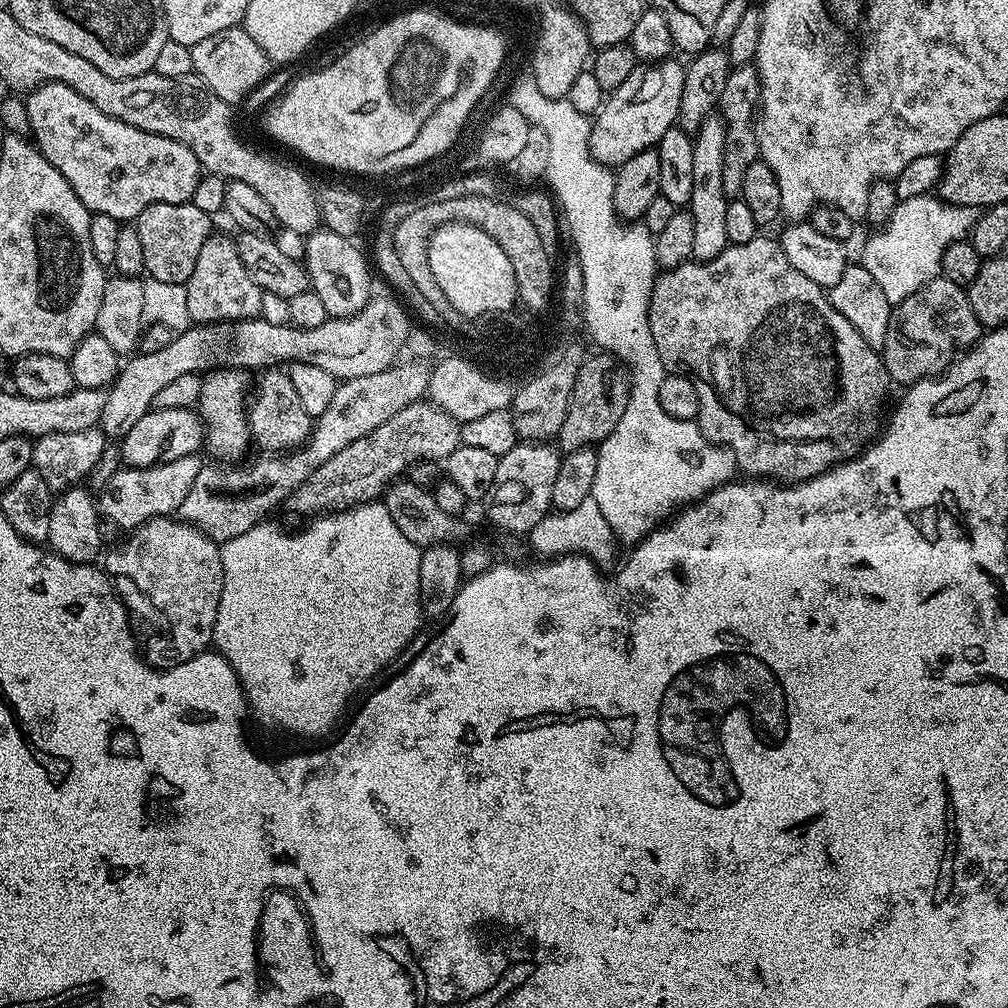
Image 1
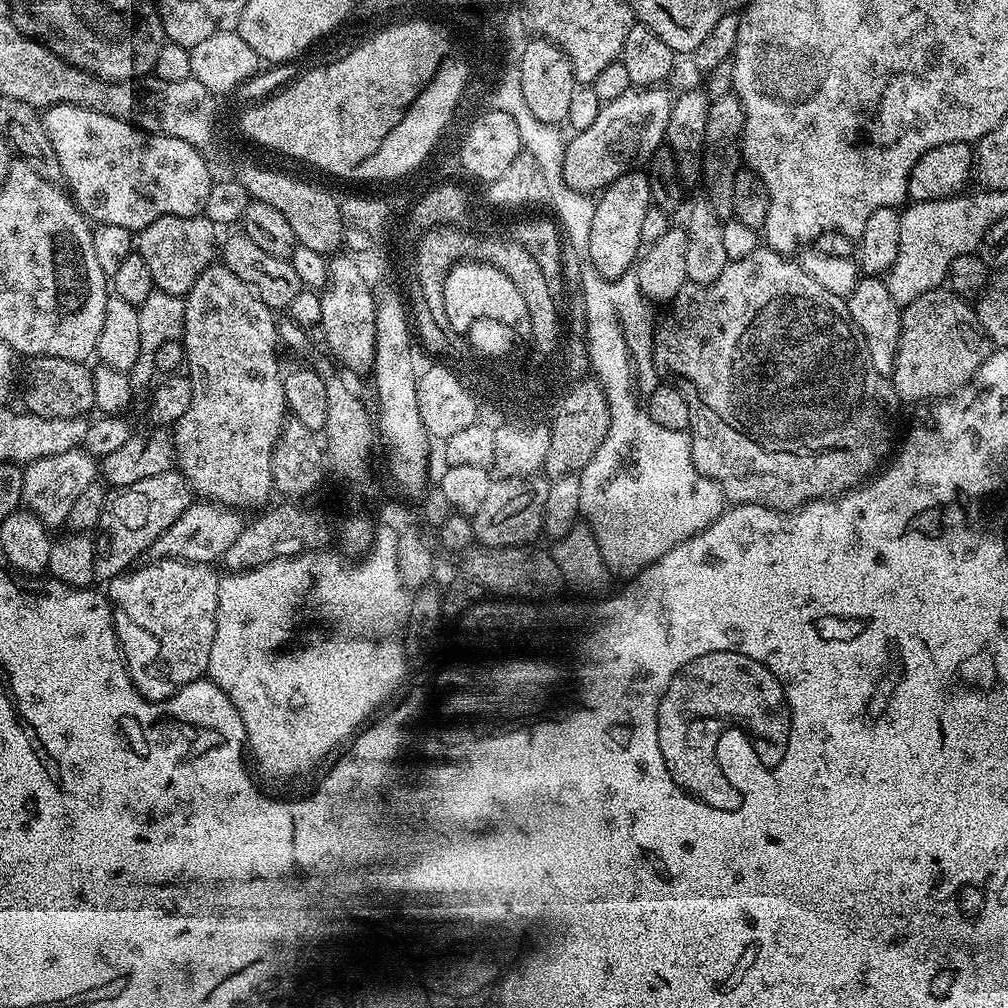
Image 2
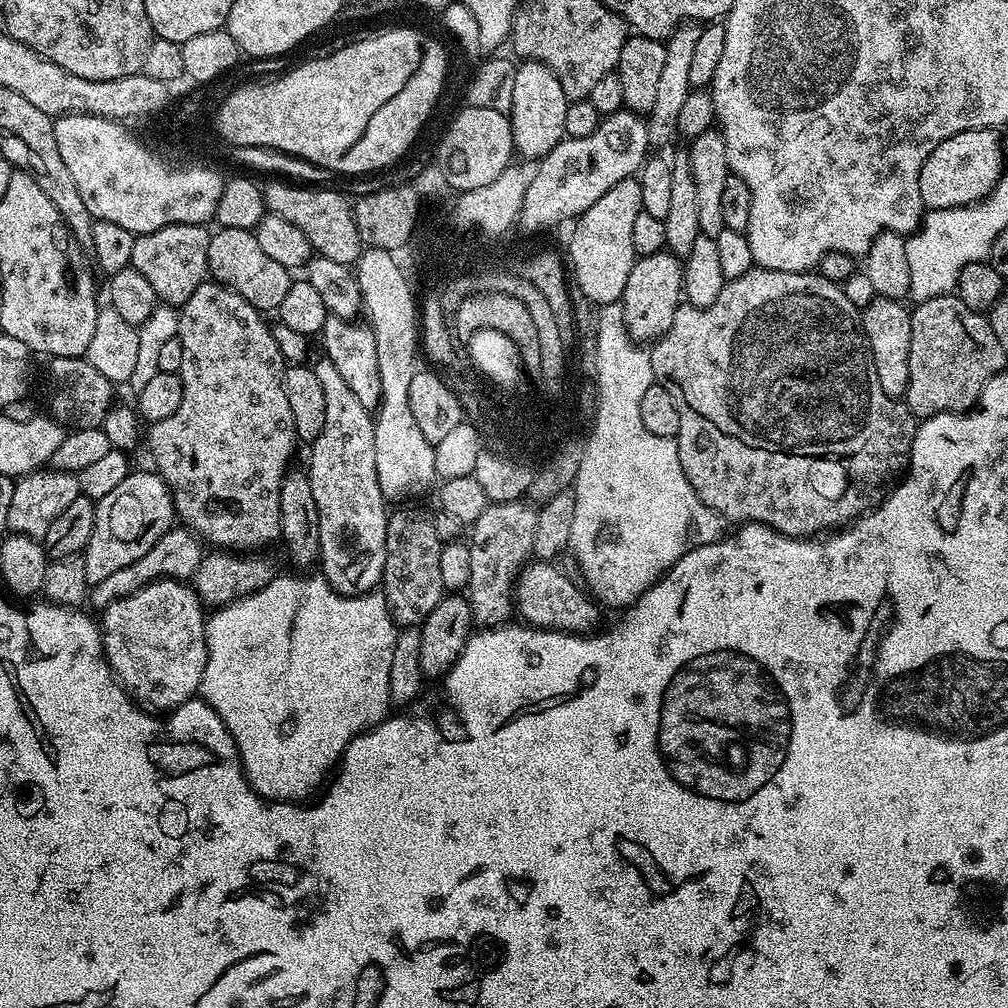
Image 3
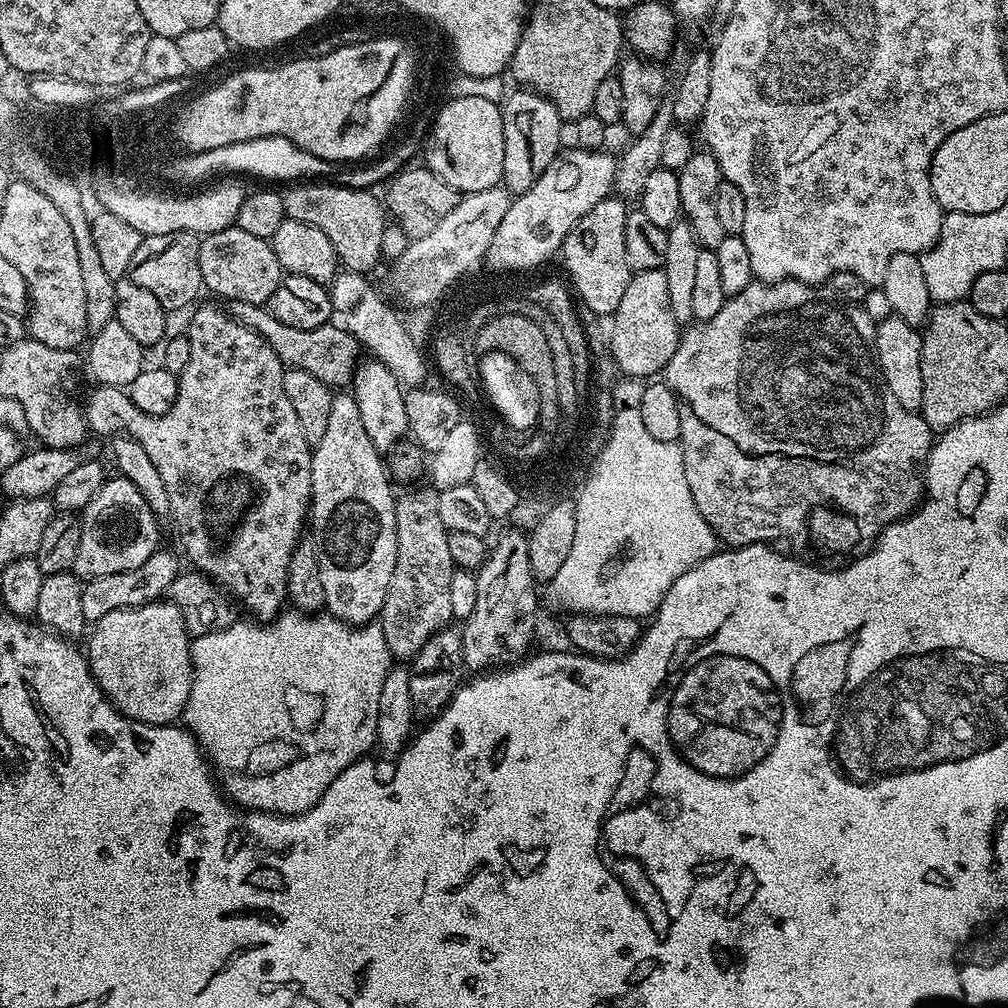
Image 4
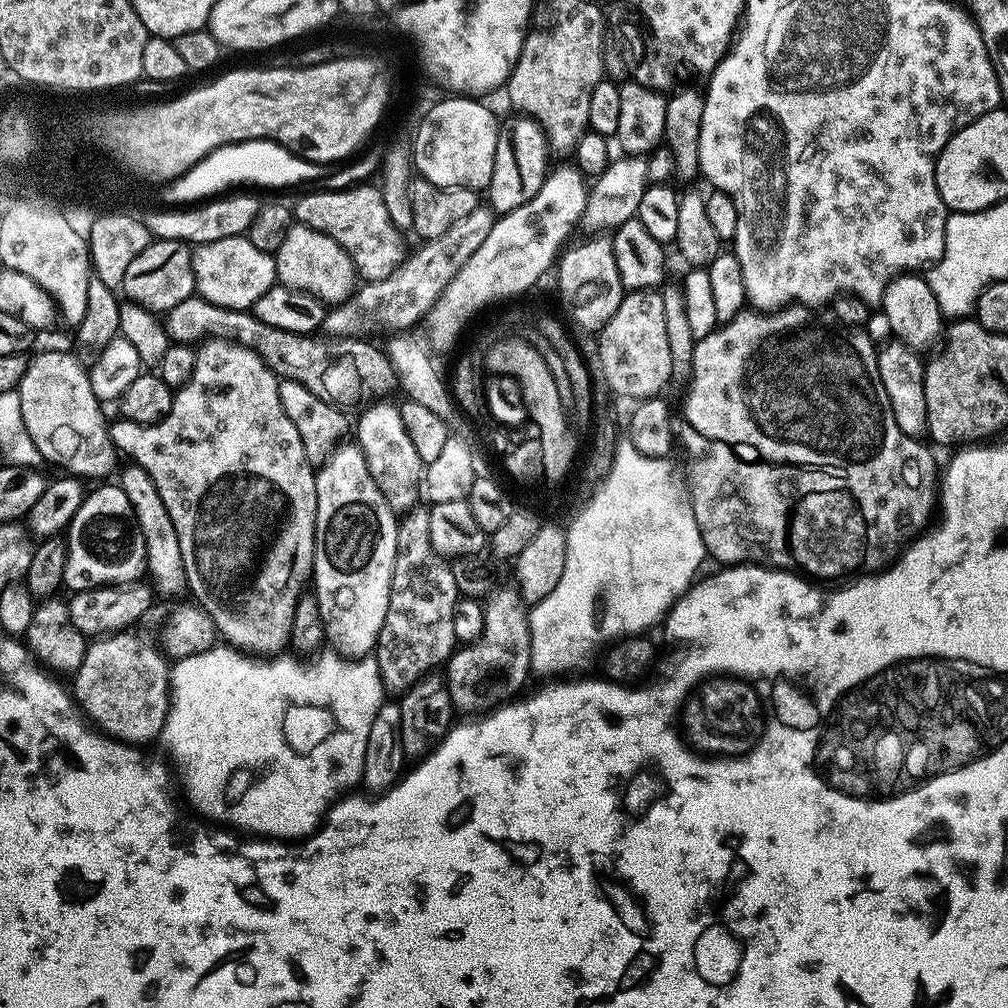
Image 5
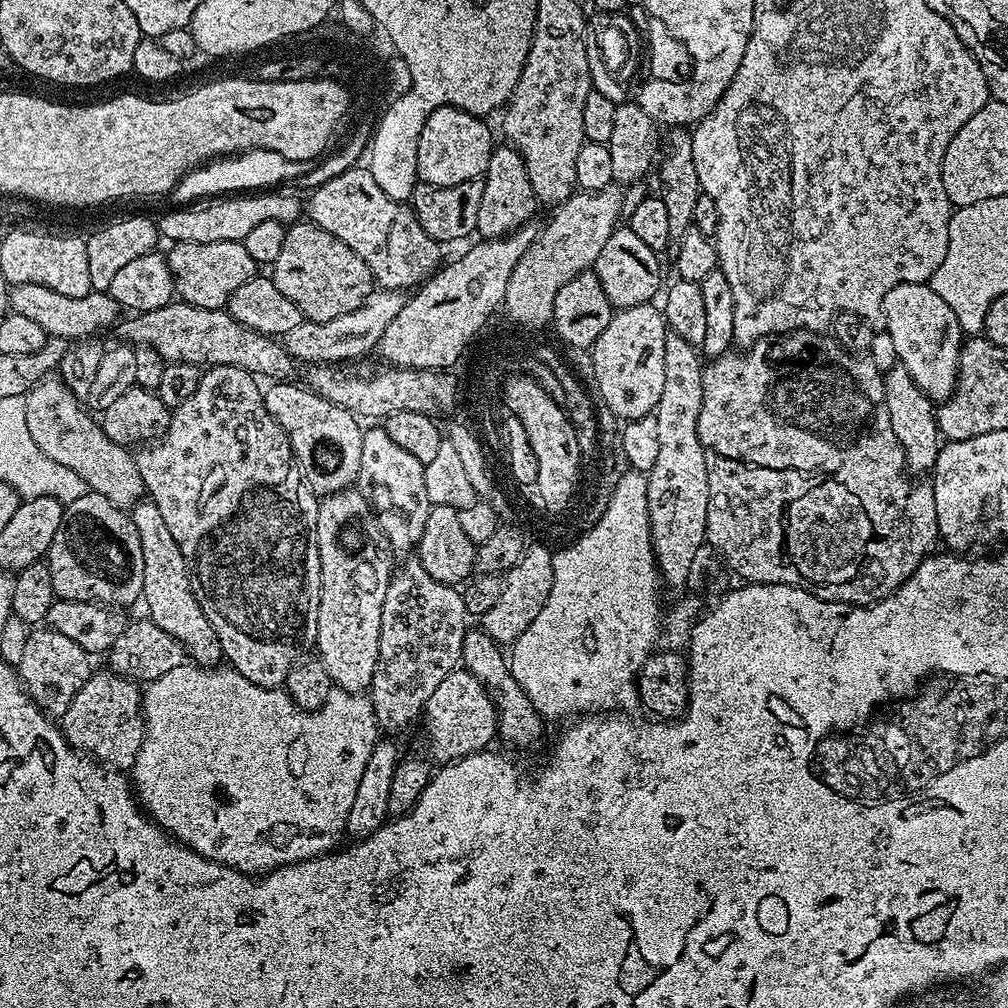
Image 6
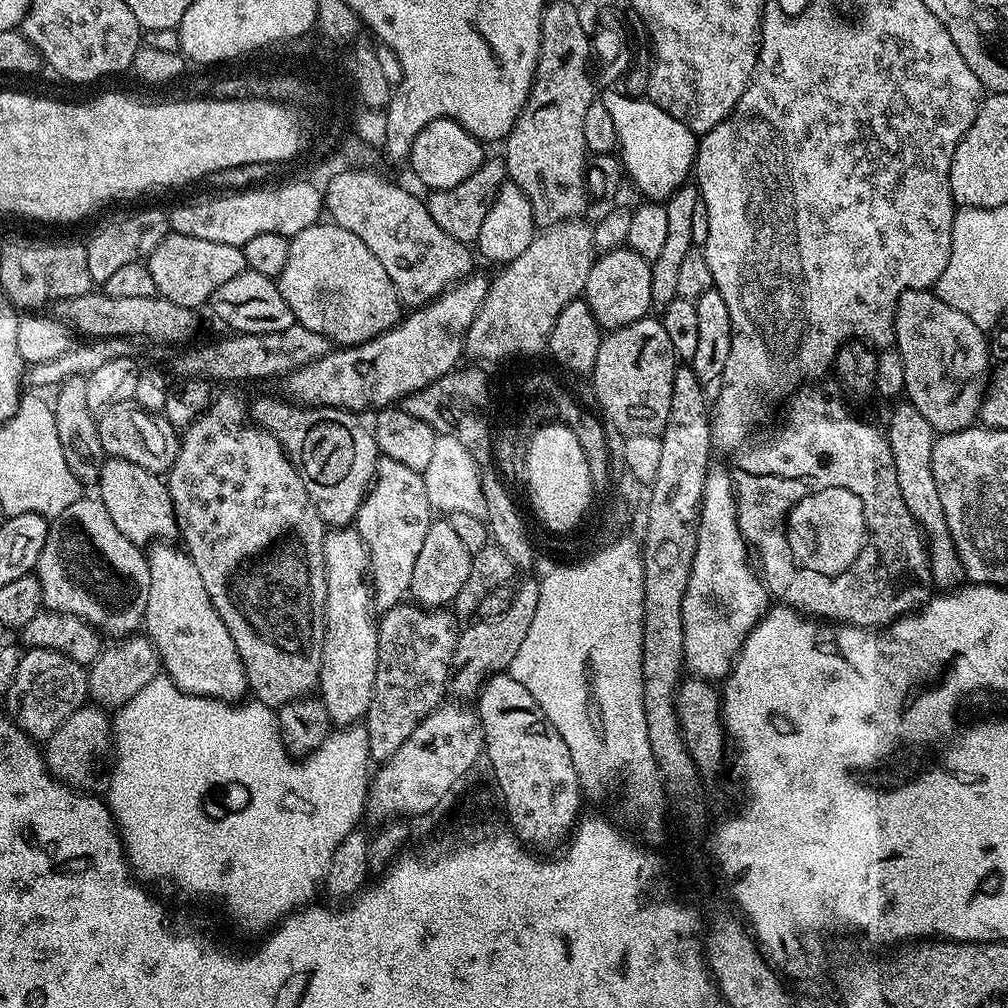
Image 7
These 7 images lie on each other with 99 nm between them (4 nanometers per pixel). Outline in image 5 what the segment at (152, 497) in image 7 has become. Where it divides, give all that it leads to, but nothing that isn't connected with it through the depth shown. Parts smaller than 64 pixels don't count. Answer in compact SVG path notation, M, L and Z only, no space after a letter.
M40 352L36 357L33 355L29 359L26 374L22 374L18 391L21 398L22 421L44 462L57 464L58 467L64 468L60 470L73 477L83 478L85 481L96 480L92 482L103 481L111 477L108 475L112 471L112 475L117 471L118 453L116 445L112 442L109 421L104 421L104 412L100 409L103 408L102 401L94 394L94 390L90 390L88 368L80 365L78 357L71 356L68 352Z

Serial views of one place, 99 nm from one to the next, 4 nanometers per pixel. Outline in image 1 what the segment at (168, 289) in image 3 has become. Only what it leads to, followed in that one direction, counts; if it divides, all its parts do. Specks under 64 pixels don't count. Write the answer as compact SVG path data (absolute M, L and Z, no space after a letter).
M158 202L154 206L146 206L134 221L138 239L142 242L144 272L159 281L187 284L190 274L194 274L202 246L206 246L209 236L213 235L212 220L209 213L198 210L198 206L190 202Z

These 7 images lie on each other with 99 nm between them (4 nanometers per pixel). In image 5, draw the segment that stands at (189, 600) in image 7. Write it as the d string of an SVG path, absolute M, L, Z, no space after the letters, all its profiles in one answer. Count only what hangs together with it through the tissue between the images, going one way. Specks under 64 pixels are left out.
M129 463L127 467L119 469L118 483L126 498L130 498L130 506L134 506L136 521L142 530L148 563L147 579L157 597L185 595L188 592L186 566L182 562L182 550L178 547L178 533L174 531L174 522L170 522L170 513L162 503L162 497L158 495L158 489L154 487L150 474L146 474L146 470L142 470L134 463Z

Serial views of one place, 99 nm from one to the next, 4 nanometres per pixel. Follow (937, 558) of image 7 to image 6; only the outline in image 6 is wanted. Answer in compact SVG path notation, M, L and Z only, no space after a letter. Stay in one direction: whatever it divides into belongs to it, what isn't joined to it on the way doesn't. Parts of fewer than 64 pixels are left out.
M903 366L891 368L884 373L884 393L886 394L886 410L890 410L890 426L894 430L898 442L904 447L904 466L909 473L931 473L932 467L940 453L942 437L936 421L934 401L918 390L918 382L910 378L910 370Z

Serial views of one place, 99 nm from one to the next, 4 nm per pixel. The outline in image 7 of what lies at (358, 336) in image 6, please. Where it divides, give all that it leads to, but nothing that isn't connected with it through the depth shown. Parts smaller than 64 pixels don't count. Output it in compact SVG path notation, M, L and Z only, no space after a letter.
M291 324L281 332L245 332L228 334L225 340L206 348L184 352L172 360L171 371L180 378L203 378L216 380L266 380L270 376L287 377L302 366L322 358L330 351L330 341L314 330L306 330L301 324Z

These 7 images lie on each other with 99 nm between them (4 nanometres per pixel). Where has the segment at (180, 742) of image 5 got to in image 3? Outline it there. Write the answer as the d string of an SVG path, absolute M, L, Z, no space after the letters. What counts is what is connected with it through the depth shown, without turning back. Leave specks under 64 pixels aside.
M296 574L300 576L273 575L264 588L248 595L239 595L228 604L223 604L207 617L208 661L202 674L199 695L224 720L230 734L236 737L236 751L240 753L240 767L248 785L260 796L273 802L296 802L311 788L321 787L320 779L337 767L338 761L348 749L348 743L365 729L373 728L390 712L390 662L394 658L394 642L398 625L392 619L383 591L363 592L360 596L343 596L332 591L328 579L322 574Z

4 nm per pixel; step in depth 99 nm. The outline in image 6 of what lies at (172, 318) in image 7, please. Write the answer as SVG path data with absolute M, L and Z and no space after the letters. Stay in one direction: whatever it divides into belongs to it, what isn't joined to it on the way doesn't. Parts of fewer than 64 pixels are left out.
M37 284L11 285L8 303L11 311L22 314L22 318L38 322L49 338L57 336L69 342L95 337L99 328L111 329L122 316L120 305L107 292L91 291L82 298L70 298L66 294L58 294L58 290Z

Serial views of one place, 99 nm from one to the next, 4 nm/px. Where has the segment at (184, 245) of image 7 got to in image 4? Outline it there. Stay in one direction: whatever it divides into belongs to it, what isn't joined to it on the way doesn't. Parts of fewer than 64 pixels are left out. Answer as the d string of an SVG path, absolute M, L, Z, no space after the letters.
M235 226L201 239L198 266L202 270L203 287L221 296L224 302L237 300L267 305L270 294L274 294L282 278L282 269L271 243L254 238L254 234Z

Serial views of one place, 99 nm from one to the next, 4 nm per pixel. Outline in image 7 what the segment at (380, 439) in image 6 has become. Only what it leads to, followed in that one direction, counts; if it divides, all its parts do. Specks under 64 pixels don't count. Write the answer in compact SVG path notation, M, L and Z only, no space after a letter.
M394 458L377 459L376 474L358 510L354 527L368 551L372 603L381 613L390 611L394 605L401 603L411 593L414 562L418 562L418 553L422 550L426 530L430 530L433 519L434 509L426 498L426 482L423 475L410 470L410 466L402 466L402 462L394 462Z

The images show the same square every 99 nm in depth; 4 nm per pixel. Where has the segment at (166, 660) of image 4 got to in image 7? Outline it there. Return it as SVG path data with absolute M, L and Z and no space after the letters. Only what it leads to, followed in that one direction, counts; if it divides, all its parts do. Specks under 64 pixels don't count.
M99 706L76 708L46 742L43 749L48 771L58 780L86 793L104 794L108 791L110 757L114 752L112 720Z

